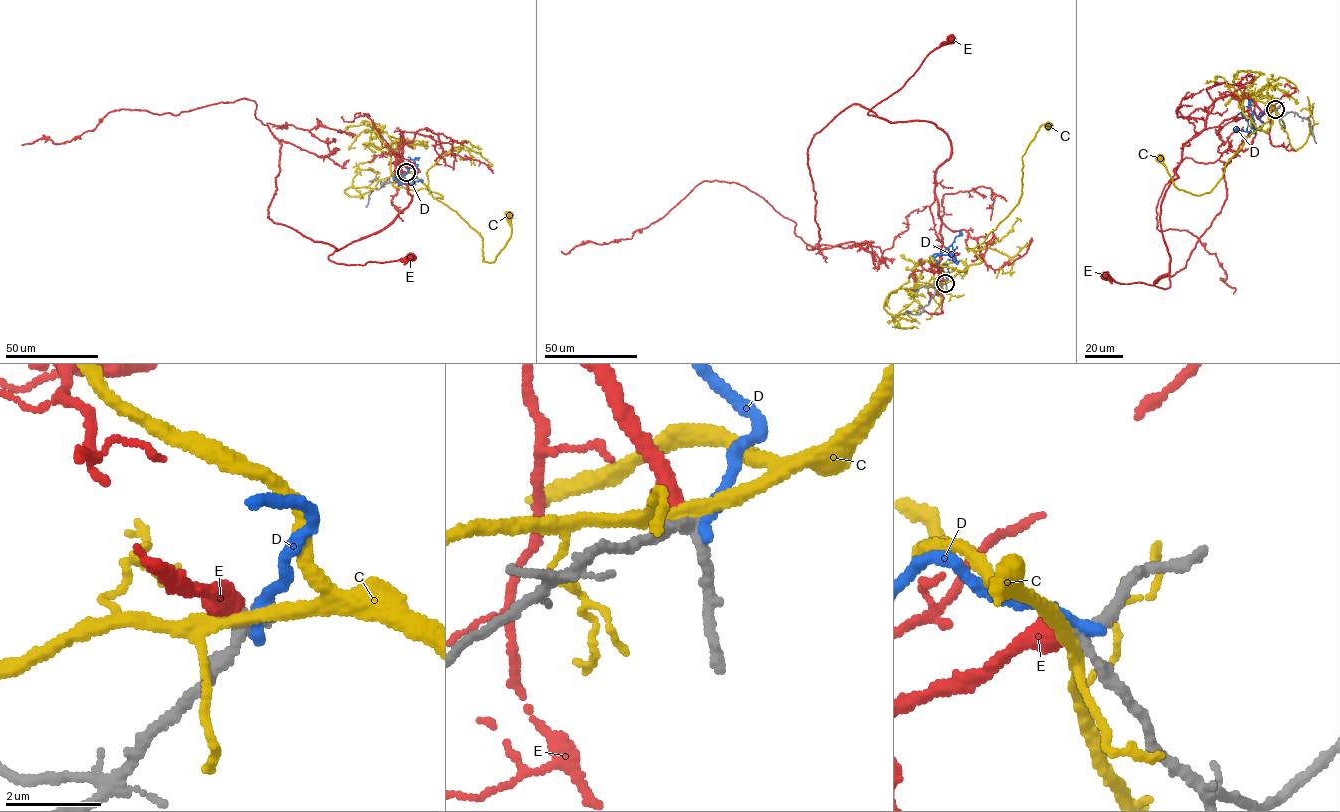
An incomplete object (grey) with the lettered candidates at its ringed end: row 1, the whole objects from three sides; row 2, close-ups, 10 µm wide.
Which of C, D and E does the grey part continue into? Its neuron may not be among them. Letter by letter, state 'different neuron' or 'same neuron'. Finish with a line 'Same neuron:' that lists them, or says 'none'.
C: different neuron
D: different neuron
E: same neuron
Same neuron: E

